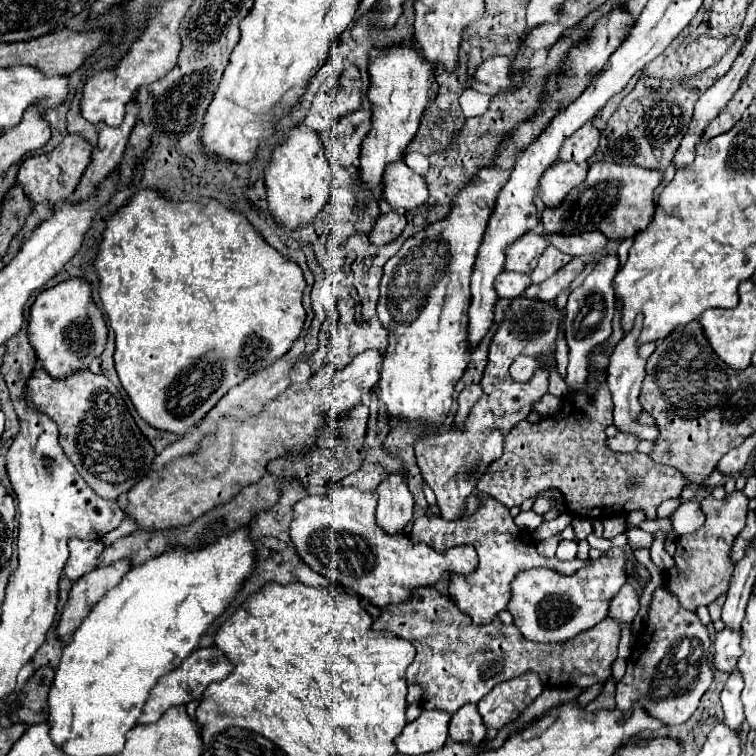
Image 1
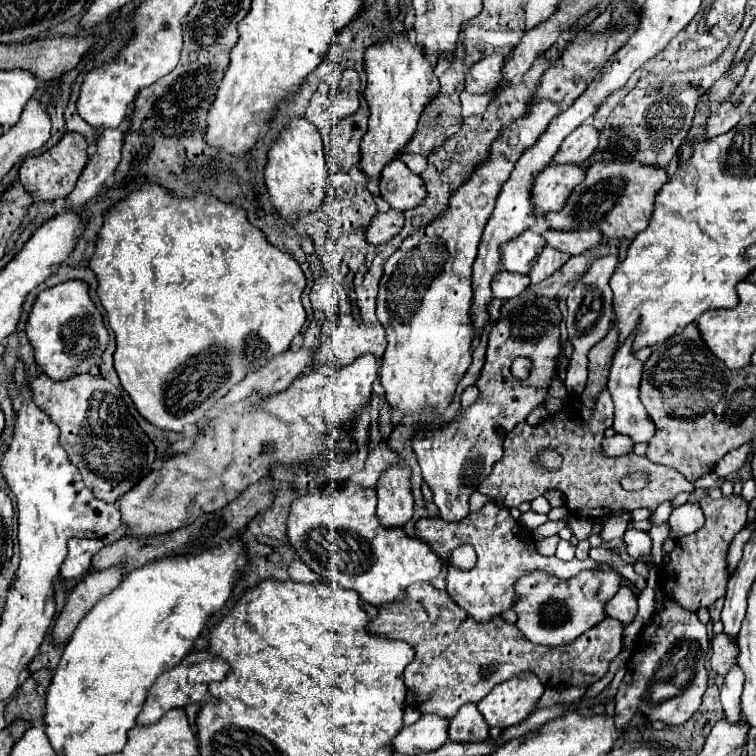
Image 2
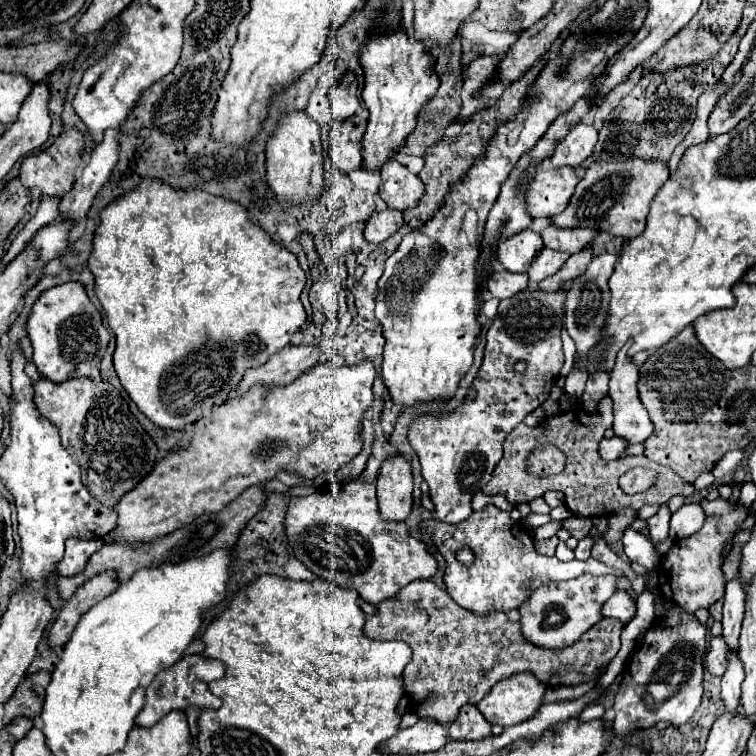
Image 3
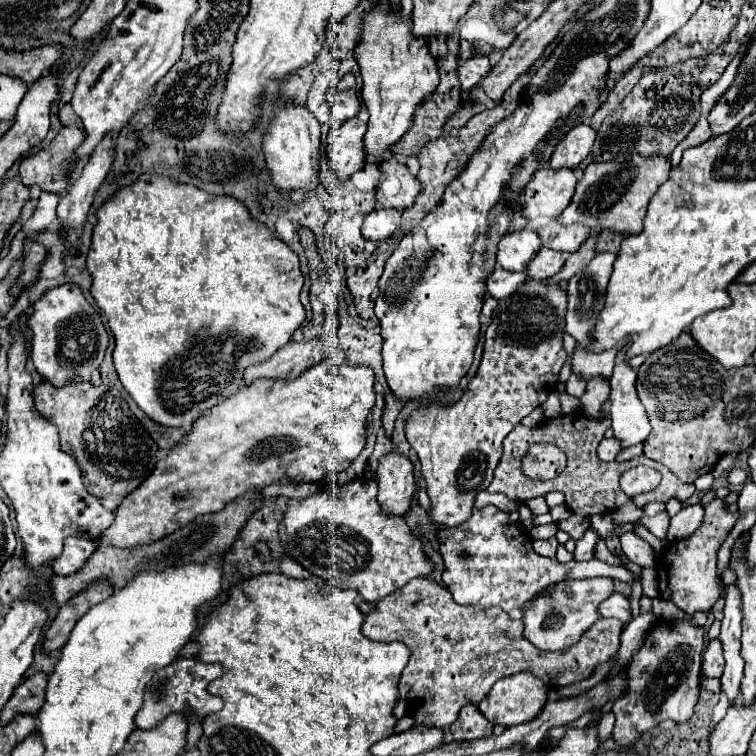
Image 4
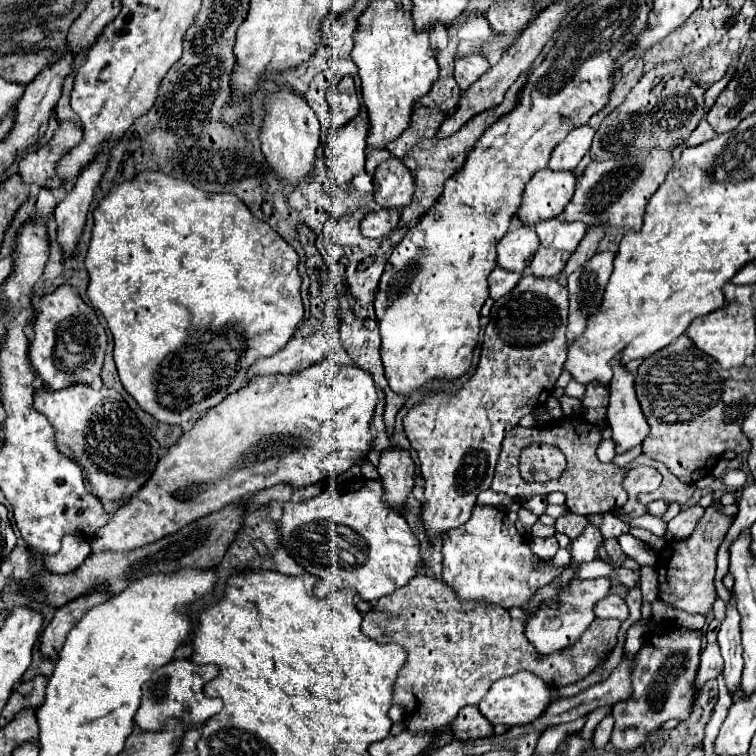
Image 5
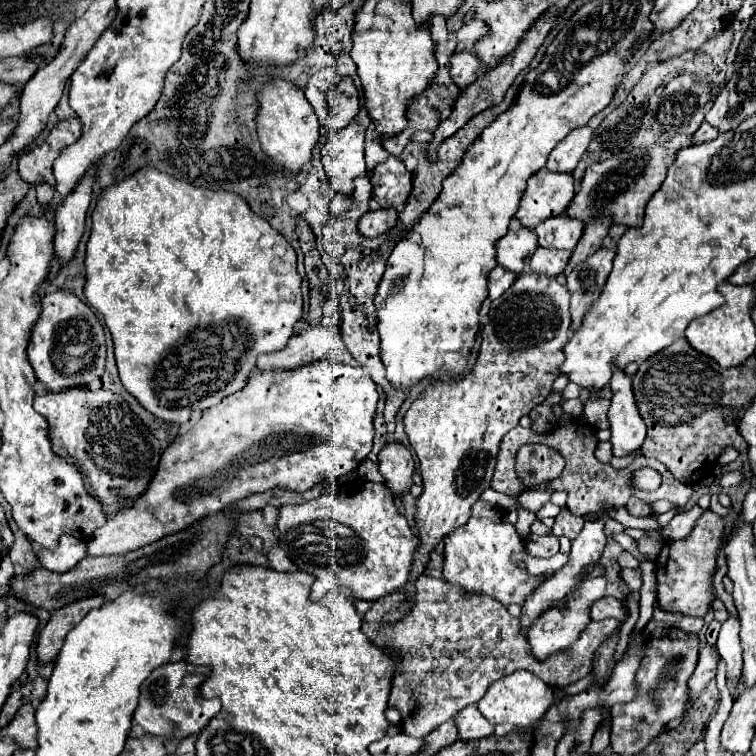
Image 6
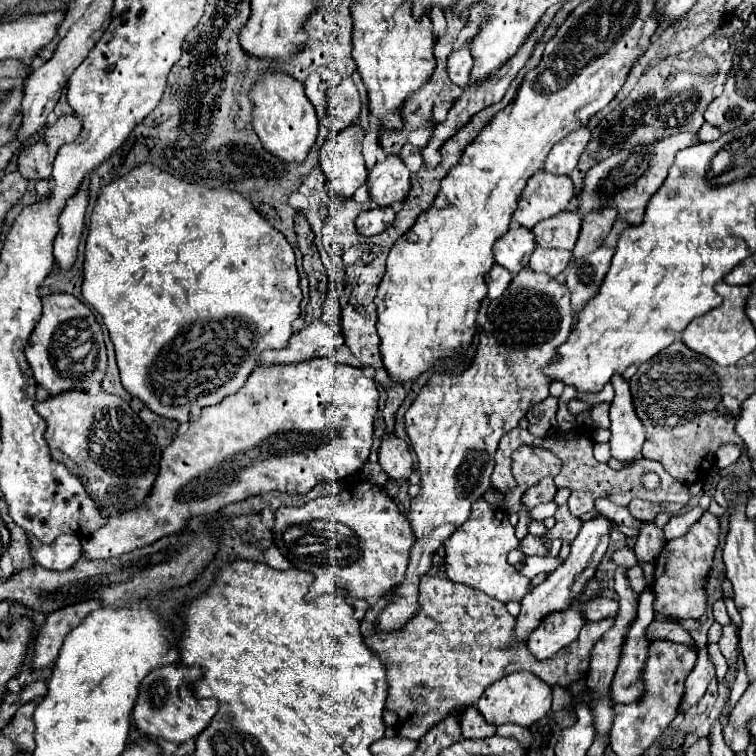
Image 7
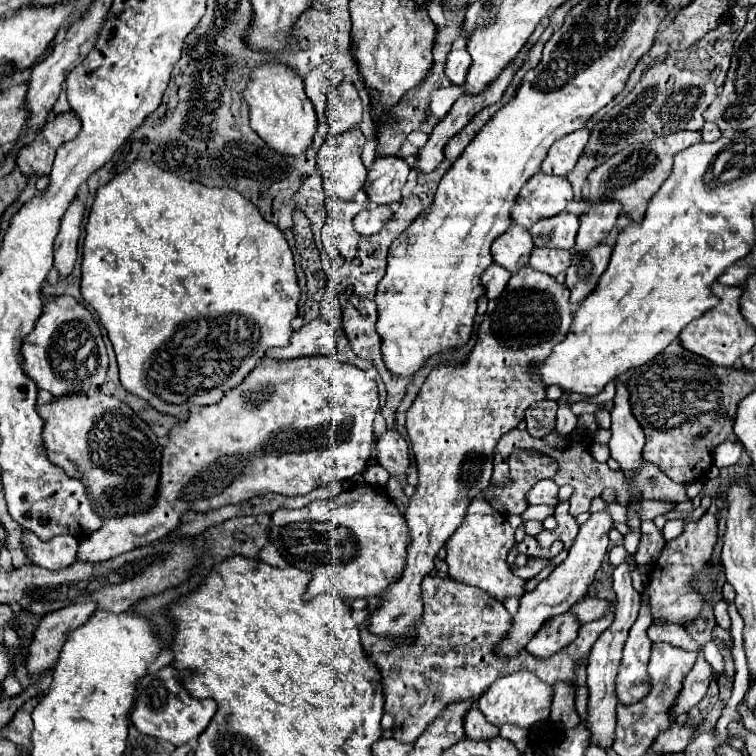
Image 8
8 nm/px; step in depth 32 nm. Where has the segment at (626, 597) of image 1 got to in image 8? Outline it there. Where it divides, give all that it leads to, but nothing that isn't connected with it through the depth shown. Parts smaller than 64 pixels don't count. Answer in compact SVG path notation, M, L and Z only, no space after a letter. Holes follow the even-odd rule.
M586 596L584 600L580 600L580 604L572 606L570 612L578 618L580 624L584 624L584 622L592 622L592 620L600 618L608 608L612 608L612 602L598 600L598 598L588 598Z

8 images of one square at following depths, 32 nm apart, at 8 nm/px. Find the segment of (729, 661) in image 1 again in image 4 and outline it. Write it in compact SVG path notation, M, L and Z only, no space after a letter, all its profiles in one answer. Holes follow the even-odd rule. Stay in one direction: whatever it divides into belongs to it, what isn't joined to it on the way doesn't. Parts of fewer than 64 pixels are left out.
M710 640L702 656L702 678L716 678L724 672L724 656L720 652L720 640Z

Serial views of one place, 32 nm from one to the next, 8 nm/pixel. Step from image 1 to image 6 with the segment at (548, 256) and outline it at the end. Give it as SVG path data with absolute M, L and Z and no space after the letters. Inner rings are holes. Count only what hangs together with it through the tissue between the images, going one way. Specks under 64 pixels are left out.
M536 248L530 258L530 270L546 276L558 276L568 264L568 250L552 250L552 248Z

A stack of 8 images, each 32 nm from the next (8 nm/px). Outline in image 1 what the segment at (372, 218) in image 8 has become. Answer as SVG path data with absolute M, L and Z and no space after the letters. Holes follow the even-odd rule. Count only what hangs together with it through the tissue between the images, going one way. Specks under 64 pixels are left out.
M388 212L388 214L380 214L376 220L374 220L374 226L372 230L368 232L368 240L374 244L374 246L382 246L382 244L388 244L392 242L406 226L406 216L398 214L398 212Z

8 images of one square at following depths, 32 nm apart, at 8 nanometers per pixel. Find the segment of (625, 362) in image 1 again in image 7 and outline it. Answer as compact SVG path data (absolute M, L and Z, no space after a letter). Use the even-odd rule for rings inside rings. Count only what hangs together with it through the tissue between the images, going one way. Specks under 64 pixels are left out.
M616 374L612 378L616 396L610 404L610 450L612 458L620 460L624 466L632 466L642 454L644 444L644 426L640 424L634 408L632 408L632 394L628 382Z

